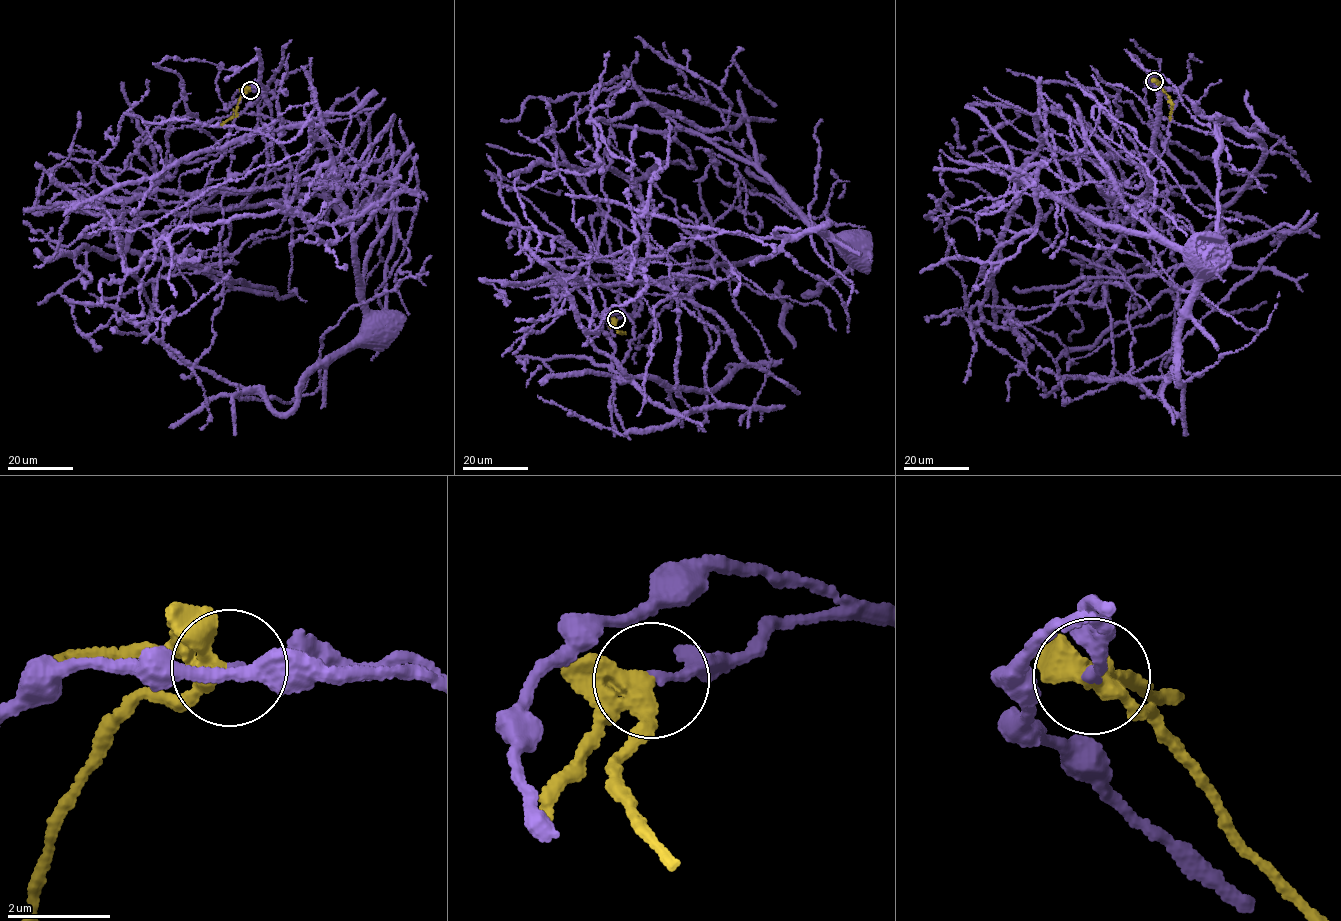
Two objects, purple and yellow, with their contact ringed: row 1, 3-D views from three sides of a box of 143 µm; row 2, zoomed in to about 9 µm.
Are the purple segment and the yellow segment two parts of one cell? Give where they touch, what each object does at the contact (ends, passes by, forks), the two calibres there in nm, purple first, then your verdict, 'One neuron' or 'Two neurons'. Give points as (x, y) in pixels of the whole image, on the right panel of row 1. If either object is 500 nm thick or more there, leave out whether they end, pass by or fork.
Place: (1154, 81). At the ring purple ends. At the ring yellow passes by. Thickness 180 nm (purple) against 320 nm. Two neurons

